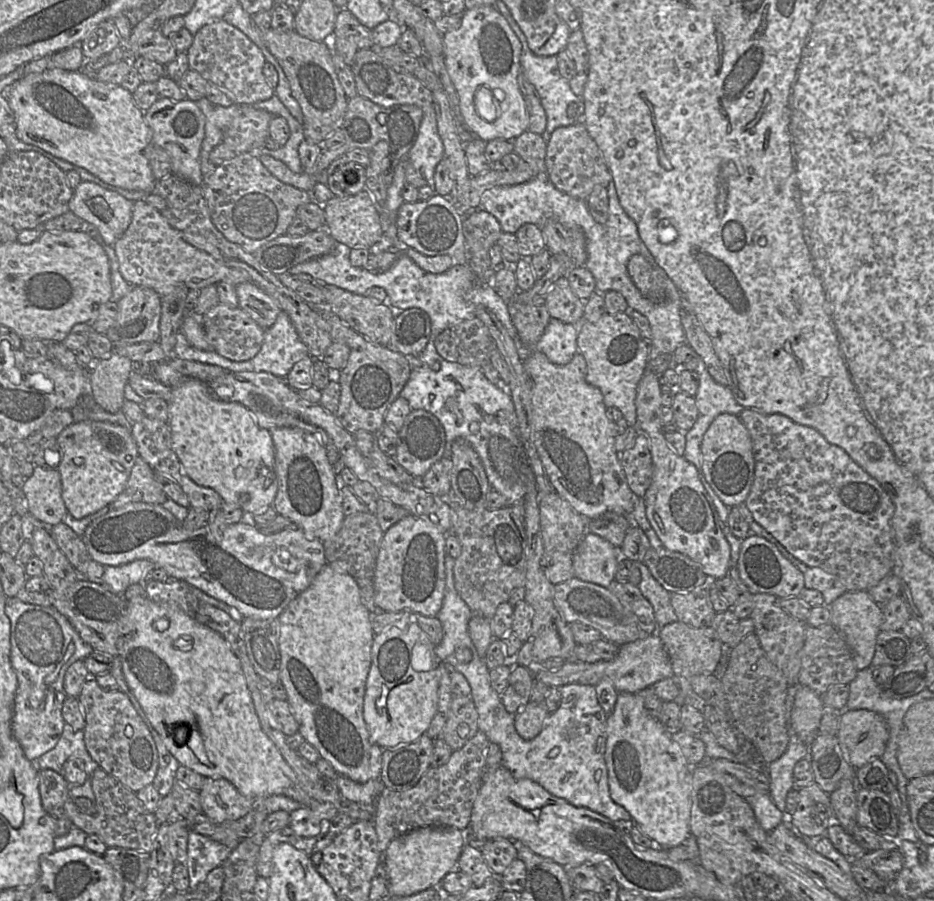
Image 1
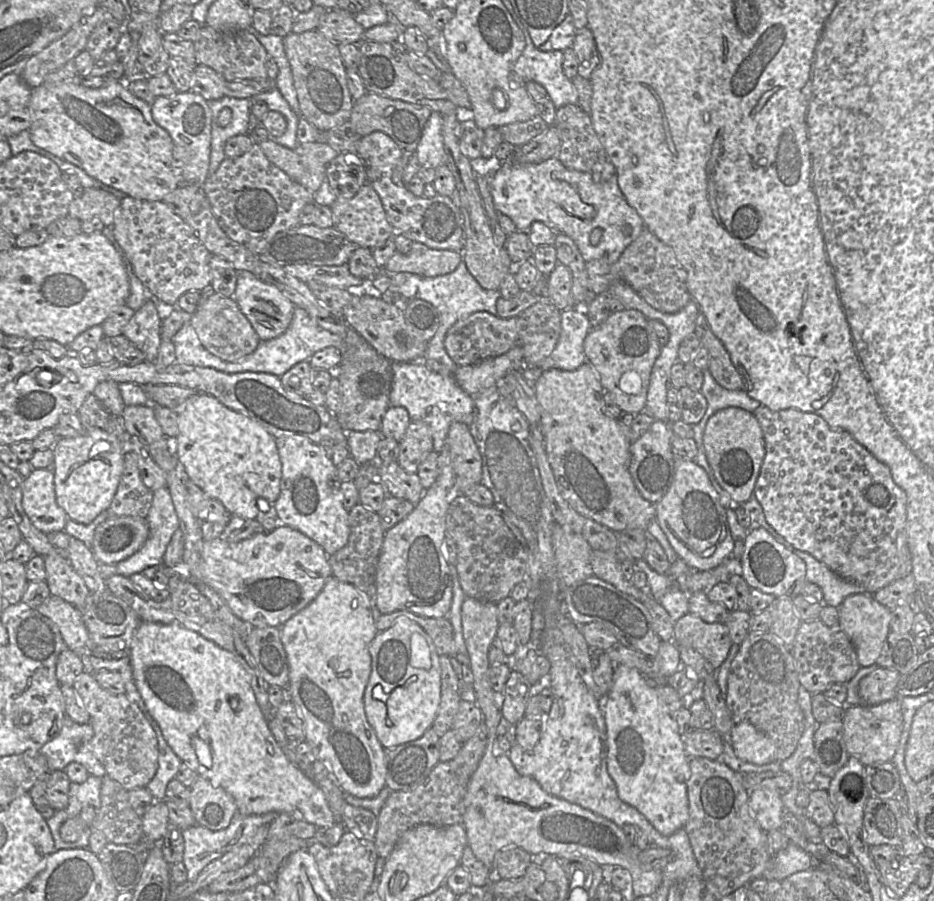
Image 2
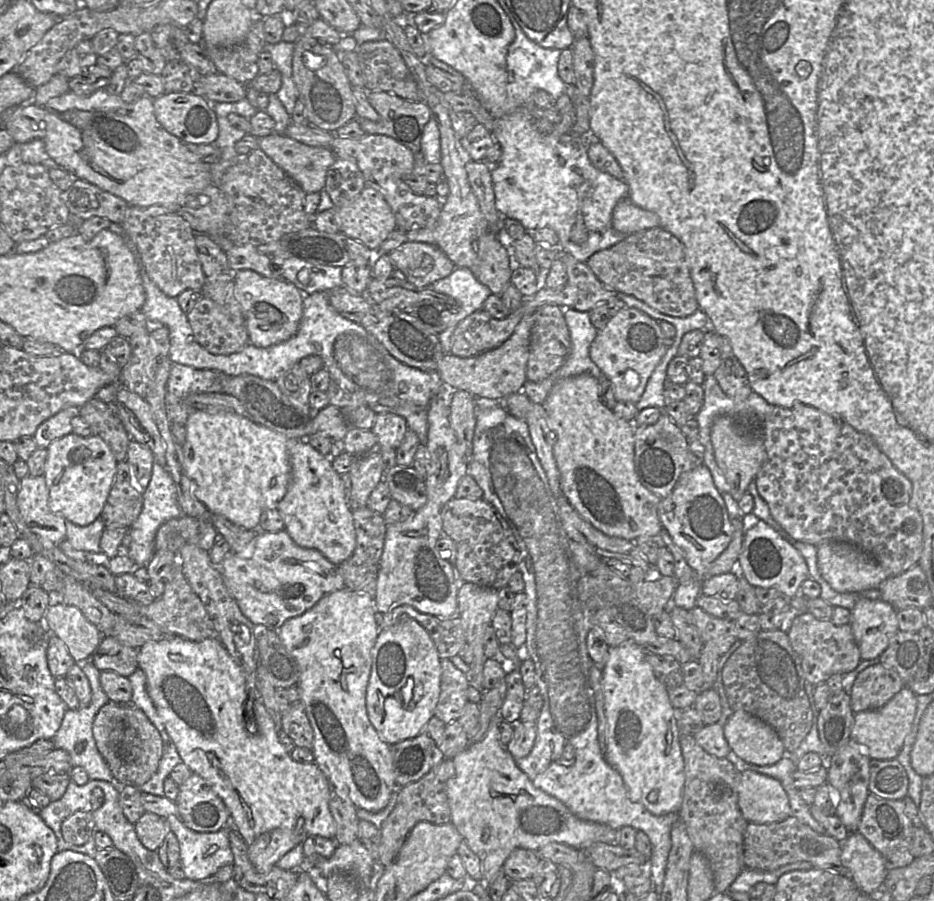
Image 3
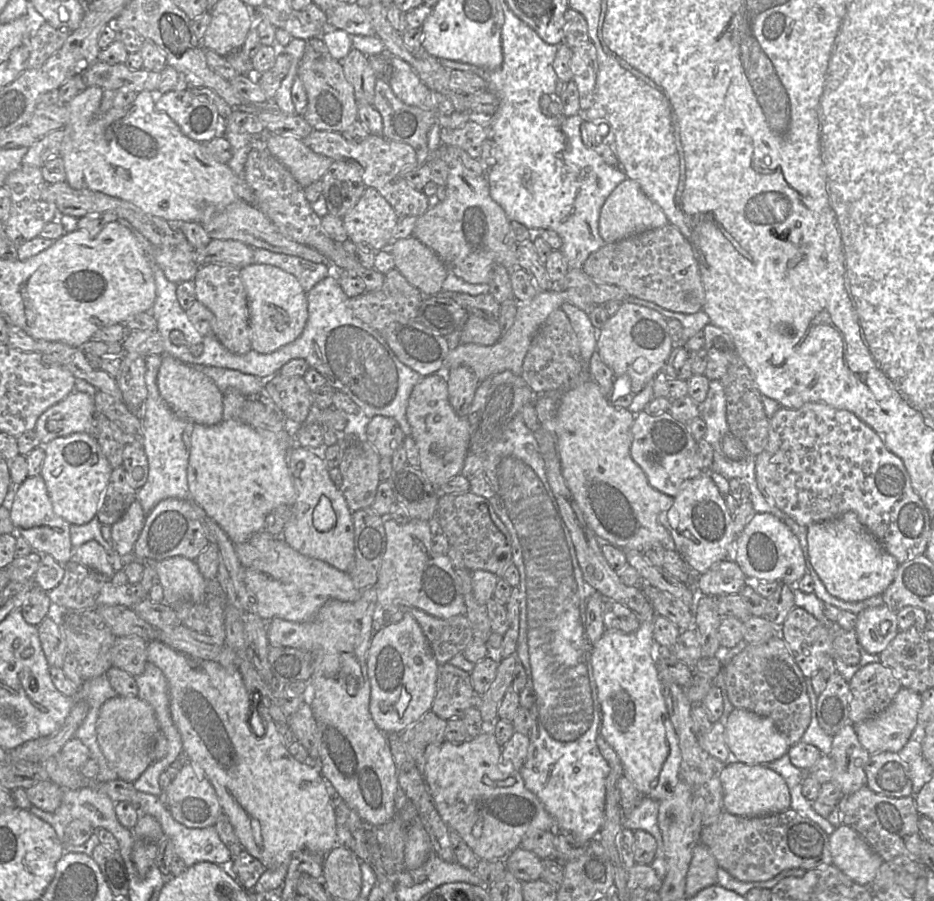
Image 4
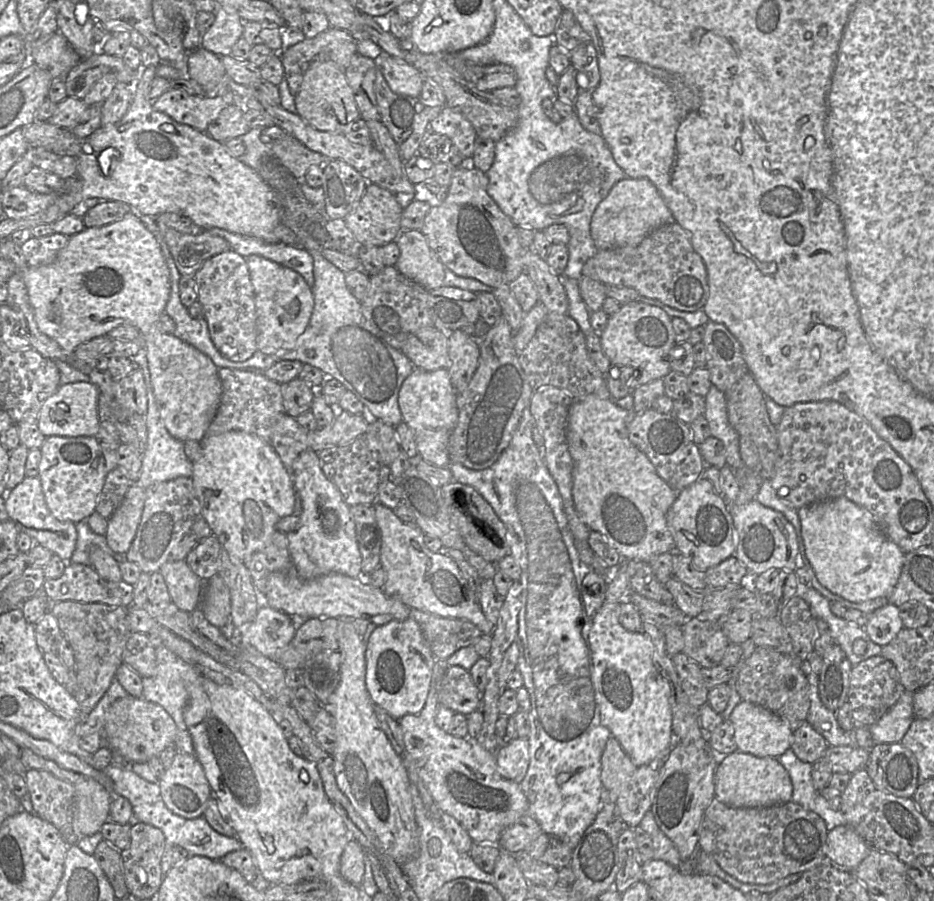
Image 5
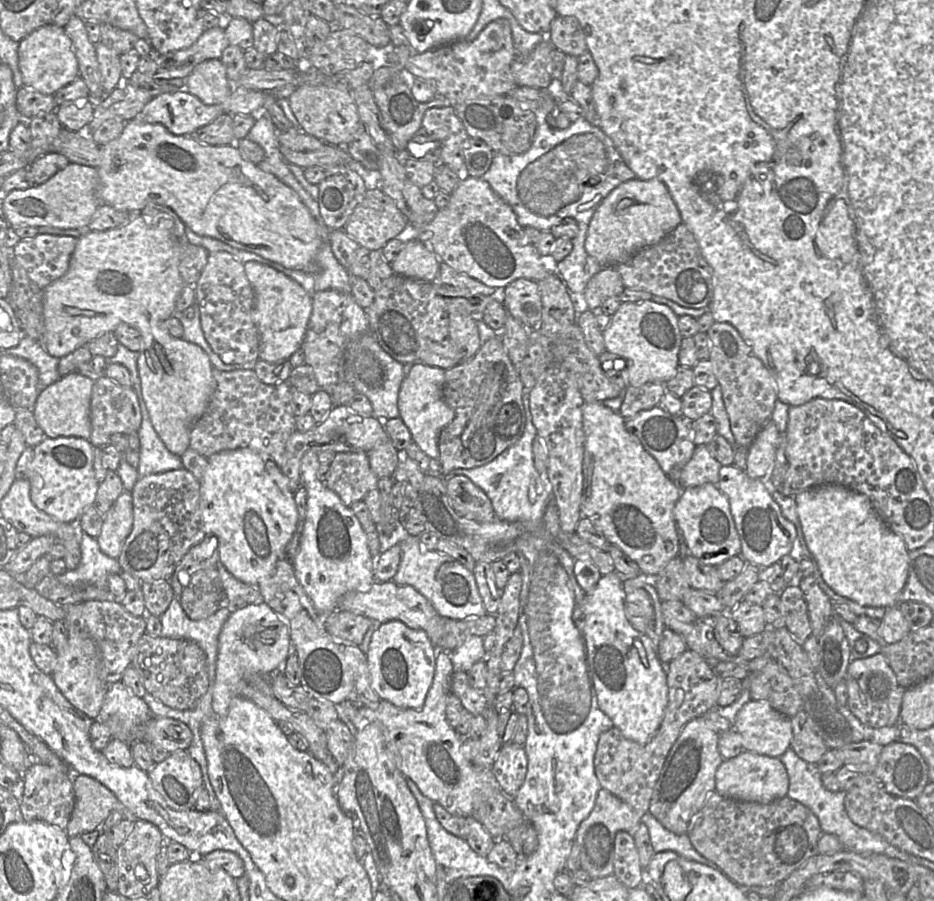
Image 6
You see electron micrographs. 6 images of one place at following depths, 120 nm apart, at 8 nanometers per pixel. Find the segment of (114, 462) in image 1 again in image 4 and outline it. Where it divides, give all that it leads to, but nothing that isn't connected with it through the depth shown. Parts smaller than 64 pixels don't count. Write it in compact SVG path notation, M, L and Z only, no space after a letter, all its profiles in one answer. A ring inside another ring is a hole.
M87 432L56 438L43 446L45 457L40 476L44 479L54 513L70 525L90 522L98 511L112 468L97 439Z

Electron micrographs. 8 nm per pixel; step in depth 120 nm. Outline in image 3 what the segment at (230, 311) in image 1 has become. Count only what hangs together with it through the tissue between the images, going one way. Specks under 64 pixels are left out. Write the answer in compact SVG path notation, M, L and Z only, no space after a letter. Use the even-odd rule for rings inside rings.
M202 296L187 317L195 339L211 354L230 355L249 344L246 326L234 324L227 311L207 297Z

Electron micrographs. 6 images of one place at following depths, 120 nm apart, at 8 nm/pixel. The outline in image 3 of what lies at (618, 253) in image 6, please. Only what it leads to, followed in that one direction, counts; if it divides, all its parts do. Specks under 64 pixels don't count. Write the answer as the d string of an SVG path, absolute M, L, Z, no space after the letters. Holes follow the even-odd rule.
M629 196L621 199L612 212L612 226L615 230L628 235L659 227L659 216L636 205Z

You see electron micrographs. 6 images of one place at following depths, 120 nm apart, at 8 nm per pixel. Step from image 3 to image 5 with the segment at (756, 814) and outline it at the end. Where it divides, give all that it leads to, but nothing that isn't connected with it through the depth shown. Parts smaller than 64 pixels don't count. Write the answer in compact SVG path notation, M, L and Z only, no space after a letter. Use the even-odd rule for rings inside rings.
M736 751L719 757L715 770L715 798L735 808L770 807L791 801L792 783L786 769L776 758L759 758Z

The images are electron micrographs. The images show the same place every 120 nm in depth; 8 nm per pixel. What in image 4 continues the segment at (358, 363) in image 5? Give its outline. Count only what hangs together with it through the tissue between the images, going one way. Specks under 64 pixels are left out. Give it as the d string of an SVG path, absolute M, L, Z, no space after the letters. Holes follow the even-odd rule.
M131 229L131 231L144 250L154 274L156 299L150 312L157 321L157 330L162 336L166 355L189 365L228 368L262 379L276 375L281 367L292 359L304 359L311 368L324 376L330 386L345 393L356 403L363 419L375 416L392 417L398 422L404 434L411 436L411 427L406 417L408 401L414 386L423 377L398 359L381 332L354 315L349 307L349 297L340 286L331 264L314 263L297 256L253 248L255 263L276 266L297 278L307 293L308 319L302 334L288 345L269 354L261 354L251 349L246 354L237 355L227 350L214 334L202 336L195 329L178 302L176 294L178 284L169 281L156 263L156 246L138 230ZM173 330L183 333L184 344L172 343L170 333ZM196 344L203 345L203 352L199 356L194 356L190 352L190 347Z

